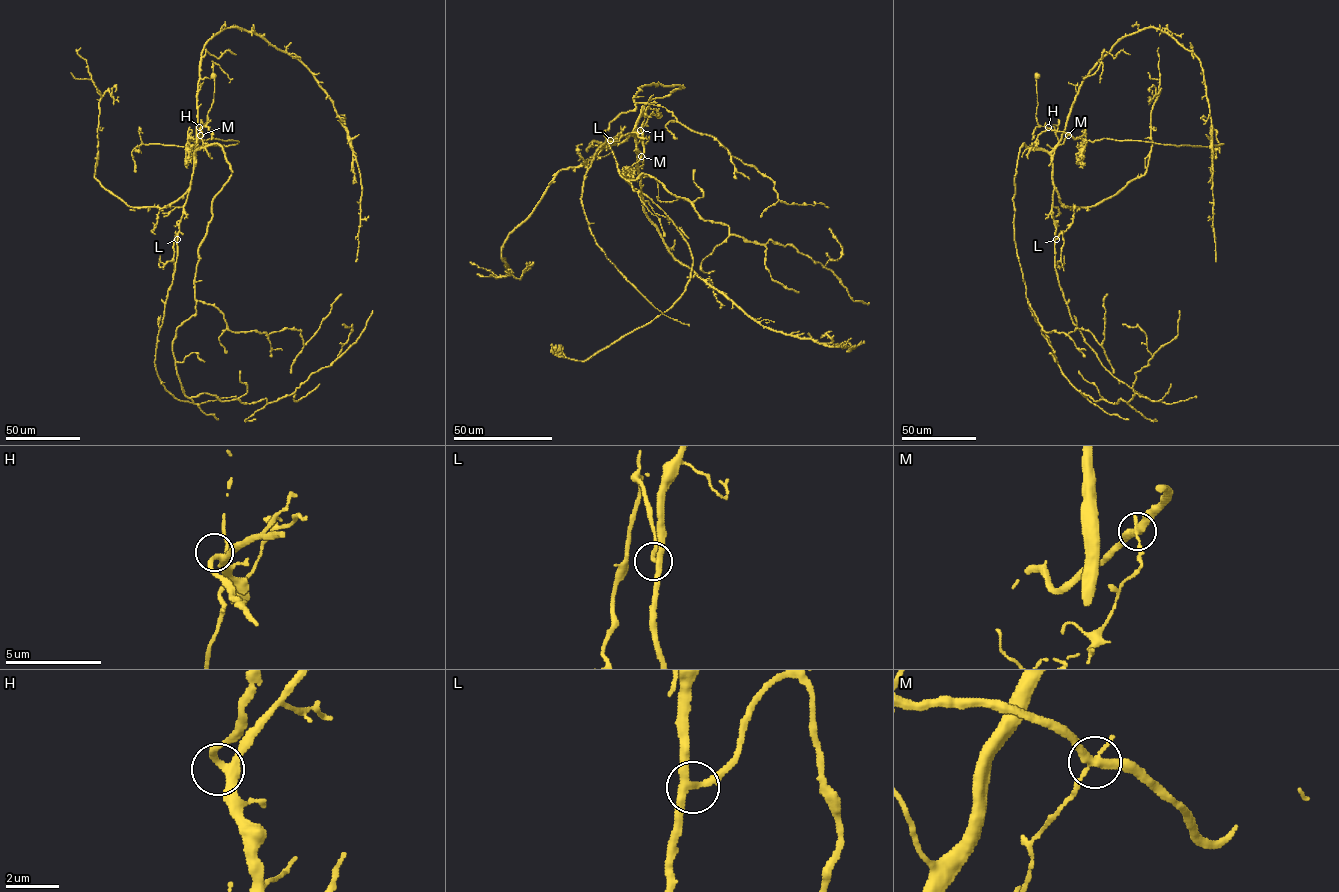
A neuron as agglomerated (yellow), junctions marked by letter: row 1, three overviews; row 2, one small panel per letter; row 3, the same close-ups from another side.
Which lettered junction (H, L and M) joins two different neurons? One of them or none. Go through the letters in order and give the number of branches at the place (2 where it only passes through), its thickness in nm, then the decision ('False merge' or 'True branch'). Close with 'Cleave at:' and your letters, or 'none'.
H: Branches: 3. Thickness 300 nm. True branch
L: Branches: 3. Thickness 280 nm. True branch
M: Branches: 3. Thickness 300 nm. False merge
Cleave at: M

